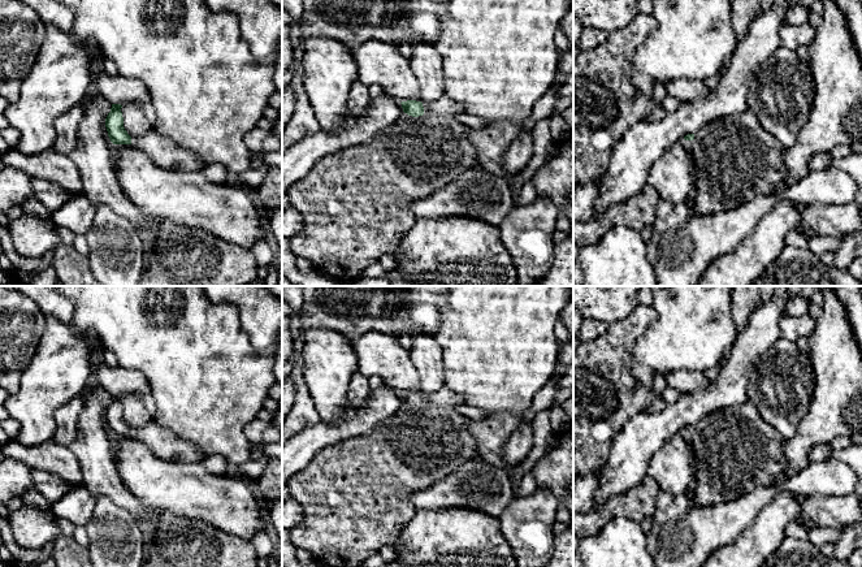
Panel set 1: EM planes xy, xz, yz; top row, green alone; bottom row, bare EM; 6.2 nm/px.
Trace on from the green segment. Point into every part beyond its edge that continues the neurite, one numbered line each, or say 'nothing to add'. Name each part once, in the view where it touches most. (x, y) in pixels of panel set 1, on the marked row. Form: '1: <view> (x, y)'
1: xz (444, 107)

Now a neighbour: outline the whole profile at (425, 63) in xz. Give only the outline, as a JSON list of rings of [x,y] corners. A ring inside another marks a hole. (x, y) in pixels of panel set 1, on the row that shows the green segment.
[[[416,42],[411,57],[411,70],[420,86],[420,101],[433,103],[445,95],[442,57],[428,42]]]

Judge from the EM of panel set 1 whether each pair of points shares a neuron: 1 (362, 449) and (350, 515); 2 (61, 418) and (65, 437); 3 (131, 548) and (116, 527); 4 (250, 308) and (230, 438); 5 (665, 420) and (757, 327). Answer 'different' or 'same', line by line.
1: same
2: same
3: same
4: different
5: same

